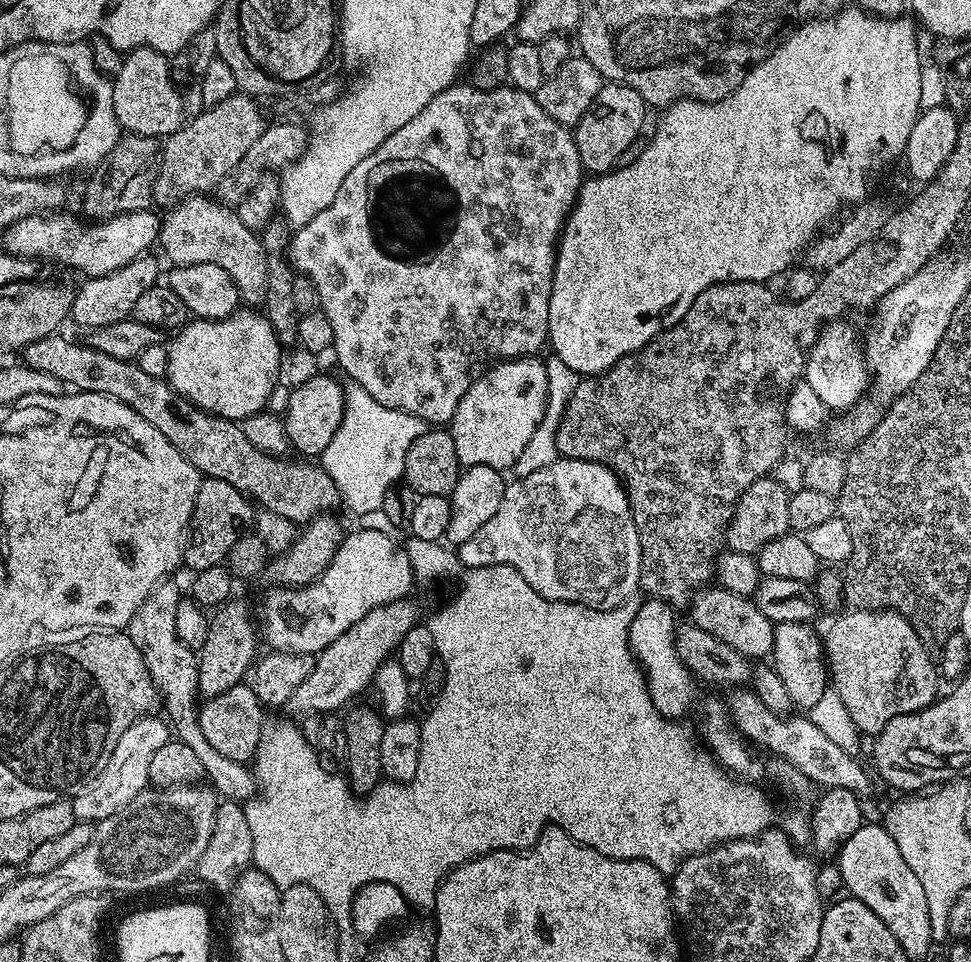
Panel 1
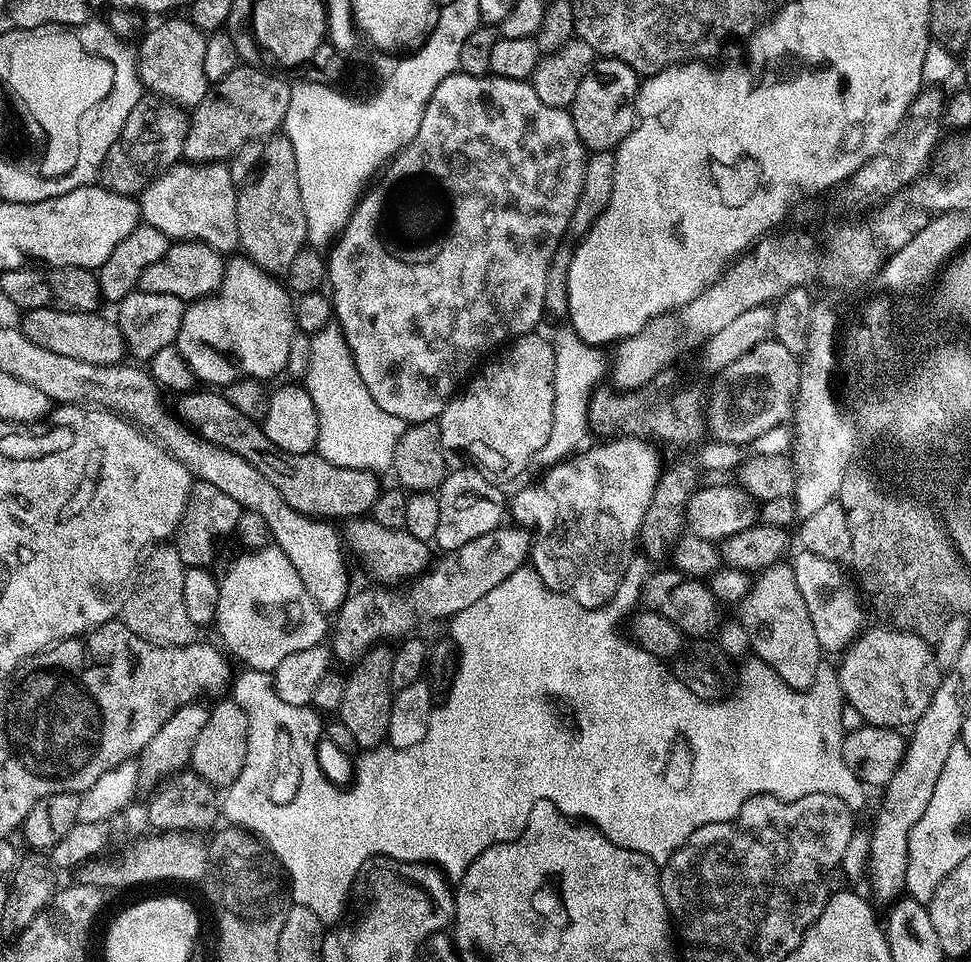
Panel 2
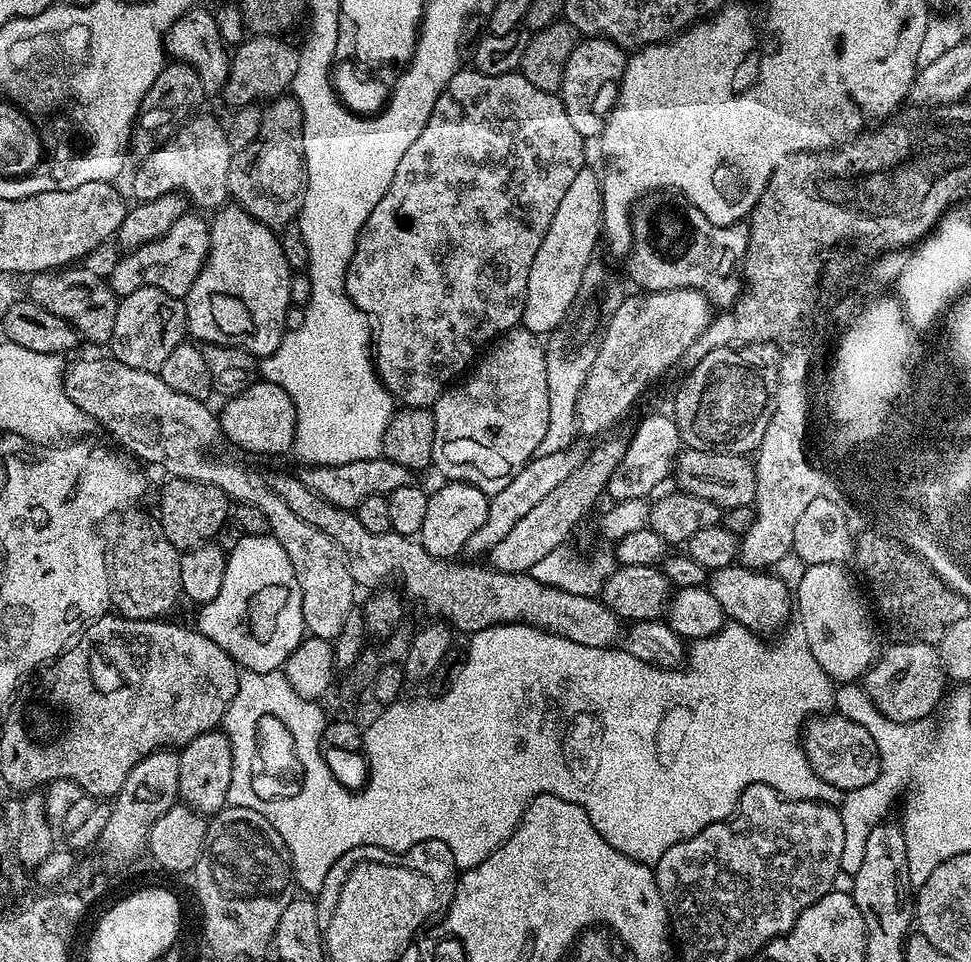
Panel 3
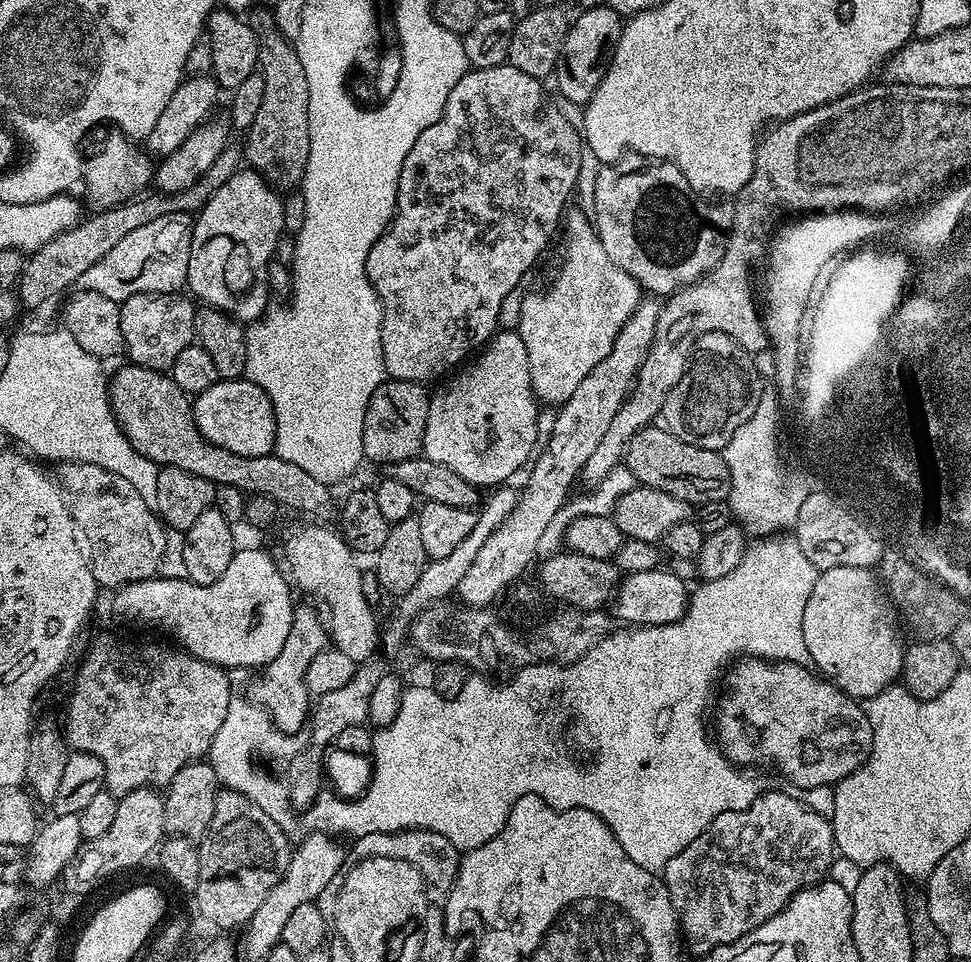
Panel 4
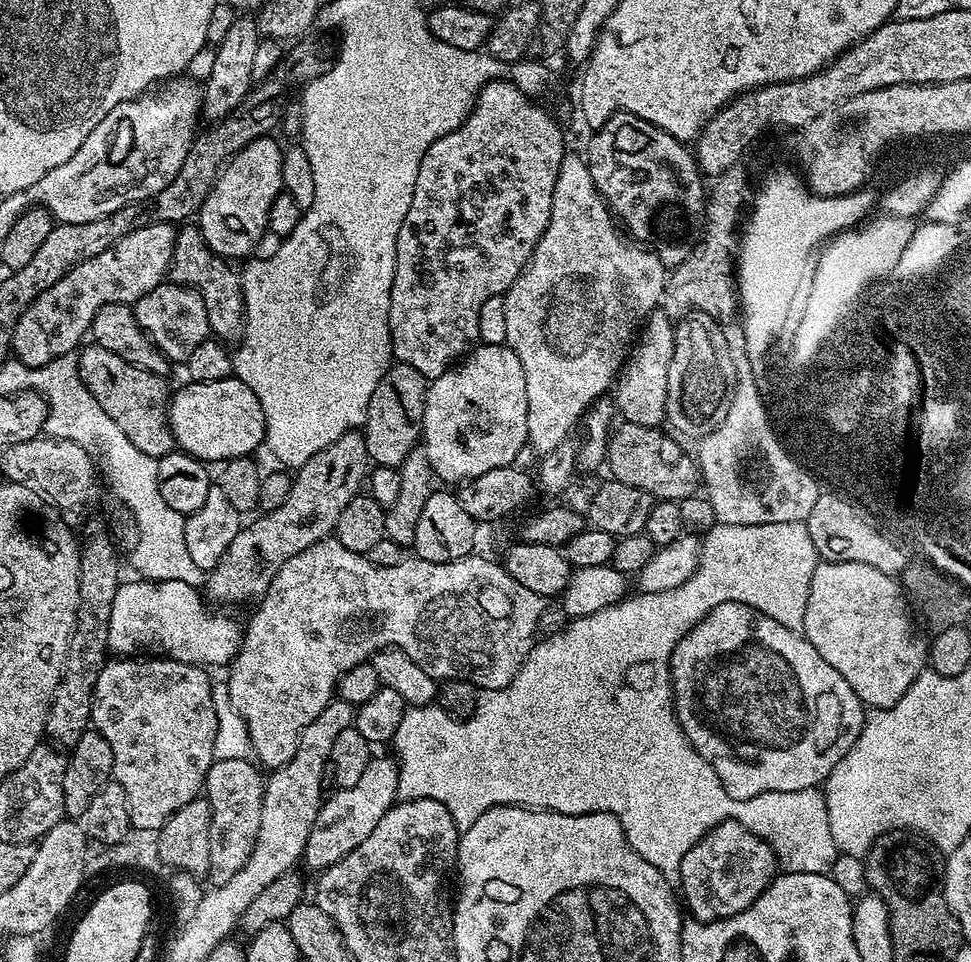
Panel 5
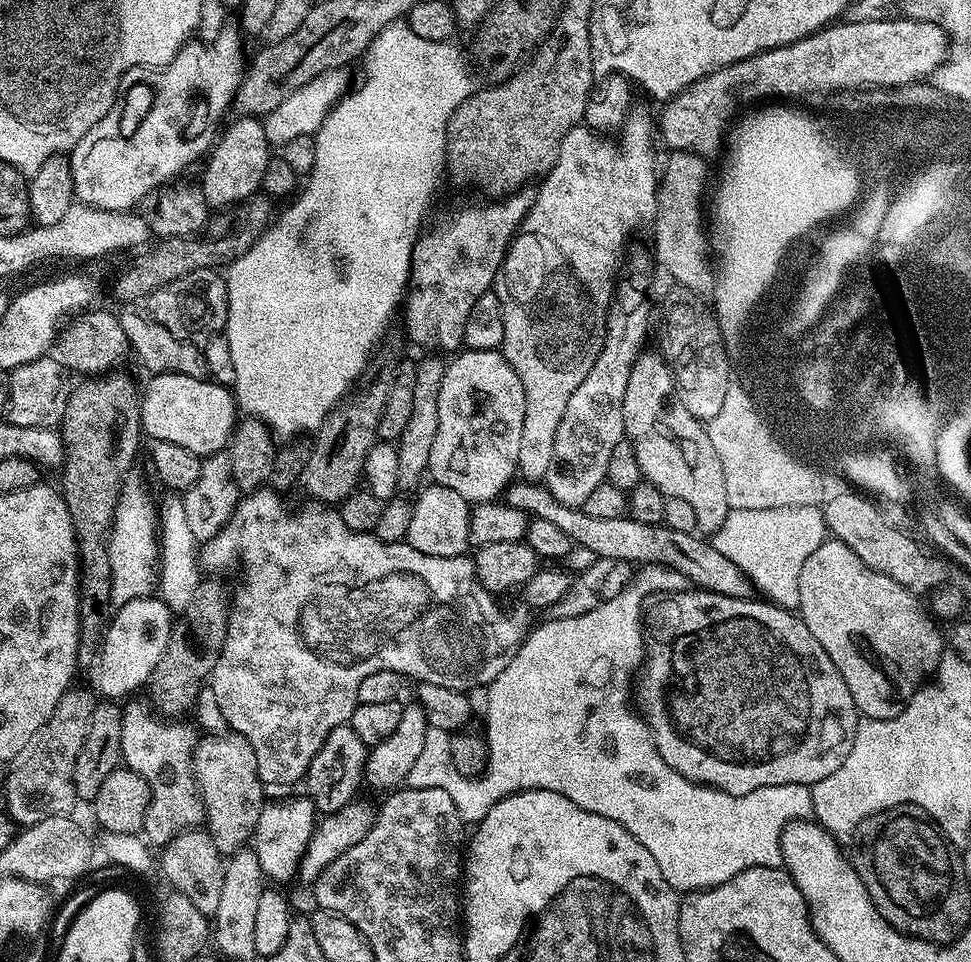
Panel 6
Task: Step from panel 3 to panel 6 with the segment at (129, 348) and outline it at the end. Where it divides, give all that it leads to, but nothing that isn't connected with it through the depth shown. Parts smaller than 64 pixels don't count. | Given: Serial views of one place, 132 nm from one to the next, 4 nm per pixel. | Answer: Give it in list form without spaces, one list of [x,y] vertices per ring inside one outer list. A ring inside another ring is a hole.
[[[200,268],[197,272],[186,274],[146,298],[147,315],[157,320],[178,340],[203,342],[223,333],[224,323],[228,321],[228,286],[225,277],[211,268]]]

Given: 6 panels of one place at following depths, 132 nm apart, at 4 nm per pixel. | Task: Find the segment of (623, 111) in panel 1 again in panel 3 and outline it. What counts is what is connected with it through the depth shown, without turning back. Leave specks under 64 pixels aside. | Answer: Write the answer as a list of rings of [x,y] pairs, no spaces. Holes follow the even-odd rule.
[[[590,36],[577,39],[570,58],[566,58],[566,70],[562,70],[562,82],[558,93],[560,101],[566,106],[566,114],[585,138],[599,137],[608,113],[616,105],[616,95],[620,93],[620,80],[624,77],[626,52],[621,45],[604,36]]]

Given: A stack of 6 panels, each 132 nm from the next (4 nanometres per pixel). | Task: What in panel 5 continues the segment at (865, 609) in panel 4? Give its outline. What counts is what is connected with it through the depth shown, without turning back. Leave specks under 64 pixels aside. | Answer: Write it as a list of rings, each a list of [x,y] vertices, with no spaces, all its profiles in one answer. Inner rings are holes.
[[[862,562],[817,563],[810,578],[810,598],[806,602],[806,614],[802,634],[850,682],[850,690],[858,694],[861,704],[869,709],[892,708],[910,690],[910,686],[929,663],[926,640],[916,633],[912,620],[908,617],[910,604],[901,585],[893,577],[874,570],[874,566],[862,566]]]

